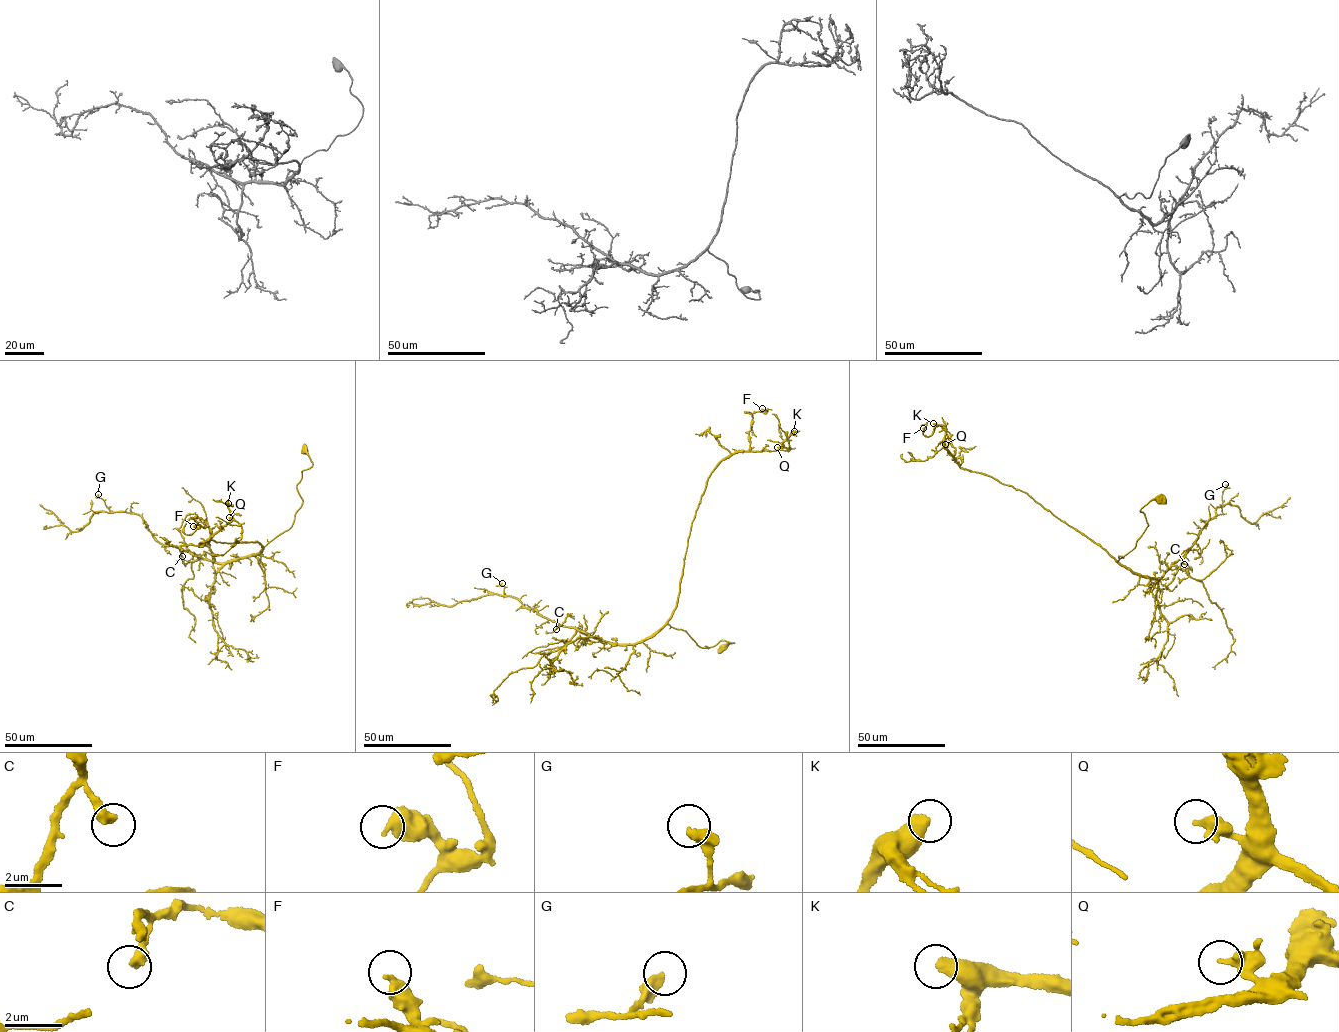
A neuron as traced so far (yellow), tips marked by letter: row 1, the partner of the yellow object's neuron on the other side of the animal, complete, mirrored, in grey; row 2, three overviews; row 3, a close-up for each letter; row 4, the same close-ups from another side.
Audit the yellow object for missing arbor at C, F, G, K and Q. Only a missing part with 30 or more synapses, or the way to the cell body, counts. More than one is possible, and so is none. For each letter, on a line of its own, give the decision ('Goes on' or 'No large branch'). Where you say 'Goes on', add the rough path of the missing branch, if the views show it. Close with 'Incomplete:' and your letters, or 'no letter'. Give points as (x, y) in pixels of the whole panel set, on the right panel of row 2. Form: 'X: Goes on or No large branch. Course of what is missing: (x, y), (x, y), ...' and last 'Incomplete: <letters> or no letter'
C: No large branch
F: No large branch
G: No large branch
K: Goes on. Course of what is missing: (933, 423), (924, 427), (921, 446), (913, 446), (907, 436)
Q: No large branch
Incomplete: K

